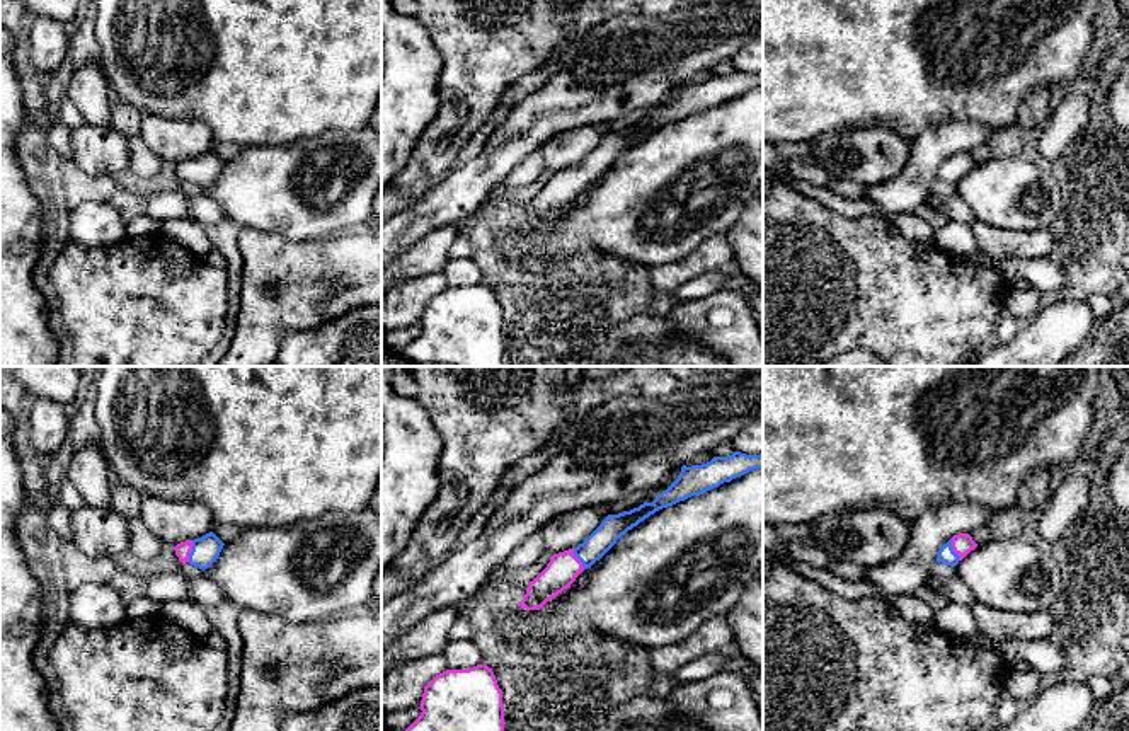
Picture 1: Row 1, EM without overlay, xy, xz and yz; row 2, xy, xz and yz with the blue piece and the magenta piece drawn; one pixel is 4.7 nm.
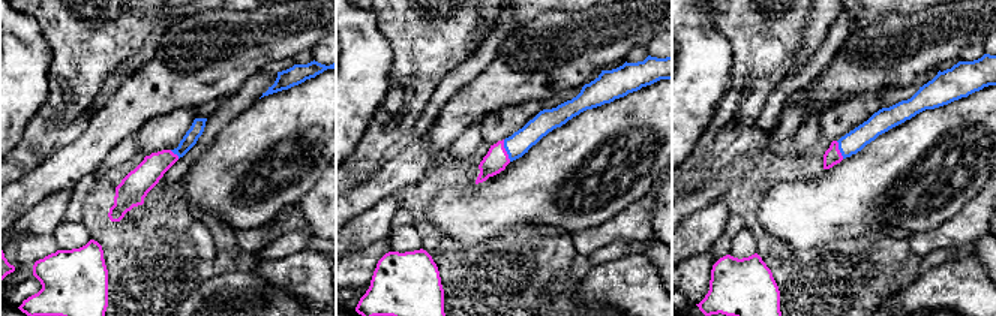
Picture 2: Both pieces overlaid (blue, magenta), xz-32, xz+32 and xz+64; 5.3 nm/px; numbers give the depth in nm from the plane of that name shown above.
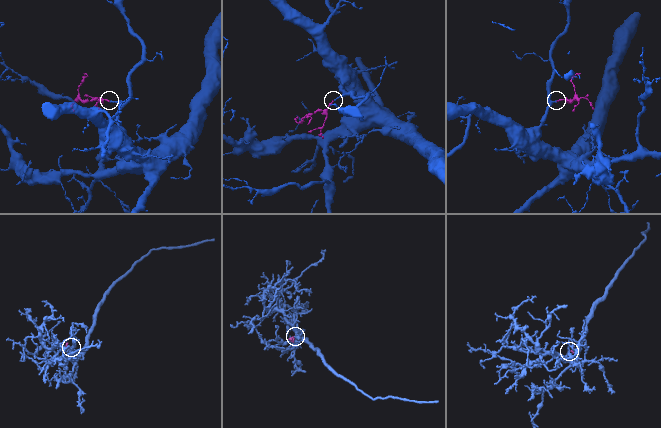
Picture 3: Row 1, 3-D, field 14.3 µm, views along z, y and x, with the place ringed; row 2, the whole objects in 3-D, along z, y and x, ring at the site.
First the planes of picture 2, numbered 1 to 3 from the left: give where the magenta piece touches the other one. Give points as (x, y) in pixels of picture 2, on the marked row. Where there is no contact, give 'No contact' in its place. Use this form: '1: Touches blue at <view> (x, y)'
1: Touches blue at xz-32 (174, 153)
2: Touches blue at xz+32 (506, 150)
3: Touches blue at xz+64 (840, 150)

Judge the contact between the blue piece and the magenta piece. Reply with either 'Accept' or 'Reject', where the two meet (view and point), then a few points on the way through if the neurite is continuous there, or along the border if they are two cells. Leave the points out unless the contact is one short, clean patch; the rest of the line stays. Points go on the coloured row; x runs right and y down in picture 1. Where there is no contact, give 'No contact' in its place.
Accept. Touches blue at yz (952, 549). Path across: yz (945, 554), (952, 549), (962, 544)

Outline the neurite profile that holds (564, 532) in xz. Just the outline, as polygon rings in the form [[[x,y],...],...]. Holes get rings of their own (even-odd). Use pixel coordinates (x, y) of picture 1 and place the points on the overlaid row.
[[[610,504],[574,509],[552,518],[540,532],[547,552],[559,554],[582,544],[610,515]]]

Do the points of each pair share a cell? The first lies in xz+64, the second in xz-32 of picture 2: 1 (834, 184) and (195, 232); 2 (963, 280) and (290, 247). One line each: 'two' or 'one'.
1: two
2: two

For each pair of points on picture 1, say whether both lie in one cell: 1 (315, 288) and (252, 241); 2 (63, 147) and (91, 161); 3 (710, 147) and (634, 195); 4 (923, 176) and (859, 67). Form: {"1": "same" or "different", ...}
{"1": "same", "2": "different", "3": "same", "4": "different"}

